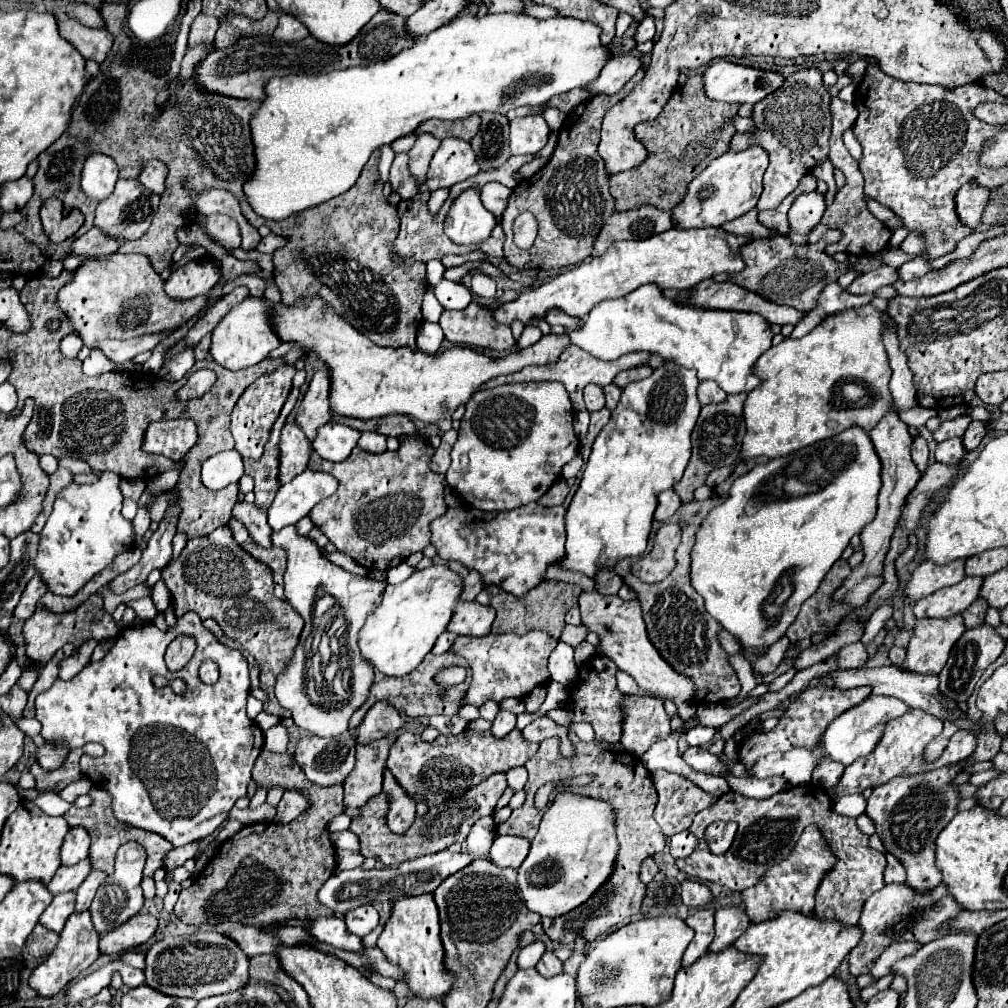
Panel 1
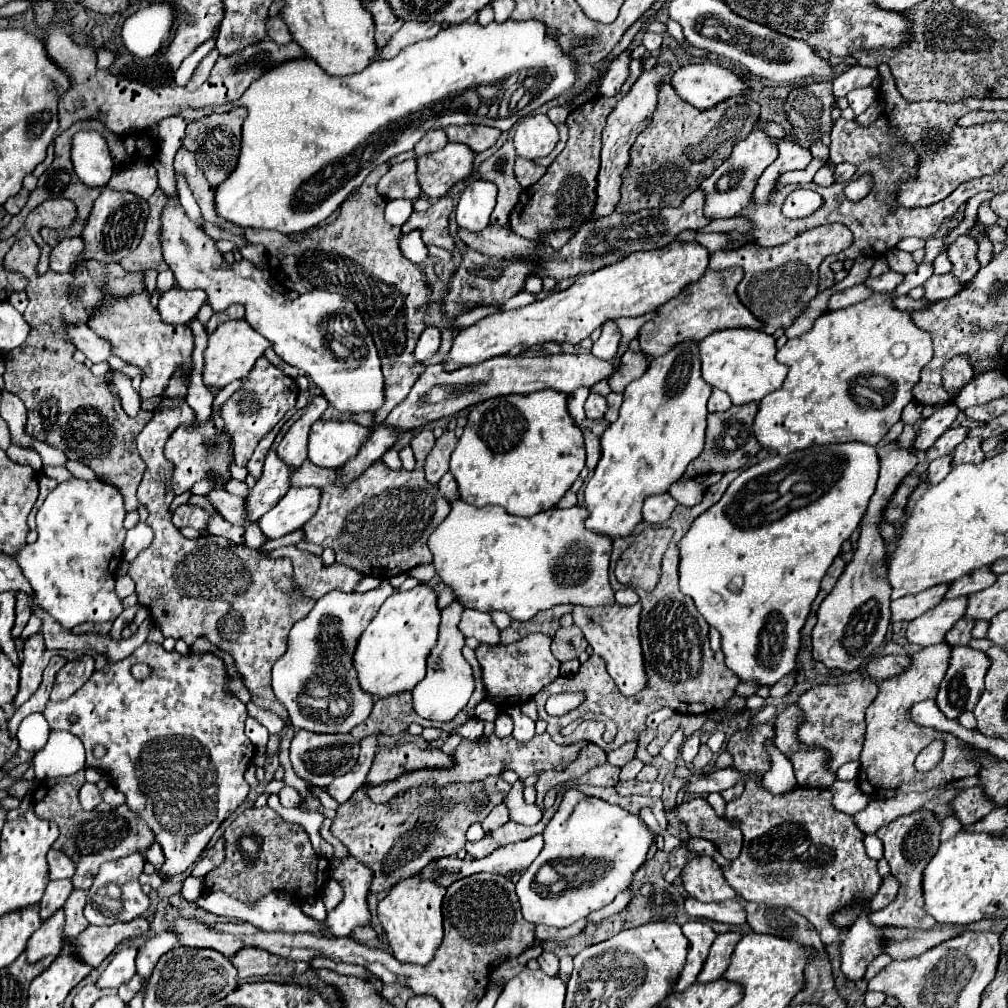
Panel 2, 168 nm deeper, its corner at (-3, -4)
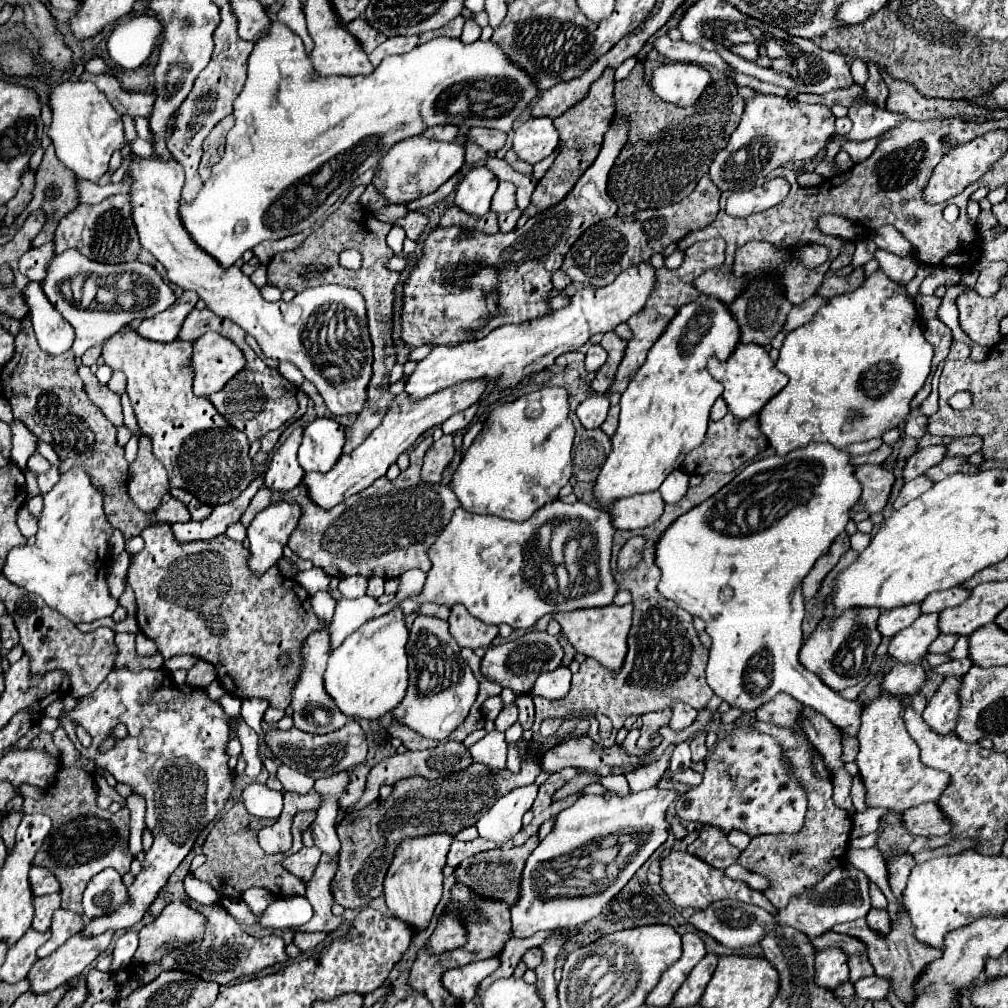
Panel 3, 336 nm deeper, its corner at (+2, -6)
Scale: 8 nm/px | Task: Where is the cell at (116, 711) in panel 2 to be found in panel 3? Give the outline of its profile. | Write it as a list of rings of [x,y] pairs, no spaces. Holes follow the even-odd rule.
[[[120,667],[92,695],[78,699],[78,705],[70,713],[62,713],[60,727],[66,729],[70,741],[86,759],[92,759],[98,767],[106,767],[118,783],[128,785],[132,793],[146,801],[146,829],[152,831],[154,843],[142,861],[142,871],[128,889],[130,901],[112,915],[92,919],[84,927],[84,933],[98,935],[106,929],[134,927],[168,877],[192,851],[202,829],[216,819],[234,791],[234,771],[228,767],[230,755],[226,753],[230,733],[234,731],[232,719],[208,697],[206,689],[192,687],[188,693],[178,689],[164,667],[136,673]],[[74,721],[90,733],[90,747],[82,747],[78,741]],[[118,723],[128,727],[128,735],[116,739],[112,749],[100,751],[100,745],[112,739],[112,729]]]

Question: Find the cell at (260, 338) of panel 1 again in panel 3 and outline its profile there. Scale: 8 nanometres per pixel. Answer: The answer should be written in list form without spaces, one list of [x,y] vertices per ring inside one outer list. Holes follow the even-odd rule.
[[[212,331],[194,341],[192,367],[196,371],[194,393],[210,397],[246,367],[246,359],[234,341]]]

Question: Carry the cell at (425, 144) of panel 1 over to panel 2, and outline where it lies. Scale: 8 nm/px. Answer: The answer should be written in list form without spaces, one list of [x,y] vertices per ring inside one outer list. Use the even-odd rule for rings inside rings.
[[[435,129],[435,131],[429,131],[423,135],[423,139],[415,145],[415,153],[421,155],[421,153],[431,153],[431,151],[437,151],[437,149],[443,149],[447,145],[447,135],[443,129]]]

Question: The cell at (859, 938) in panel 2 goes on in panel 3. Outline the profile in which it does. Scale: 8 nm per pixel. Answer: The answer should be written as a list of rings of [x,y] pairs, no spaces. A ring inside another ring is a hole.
[[[828,947],[816,953],[816,985],[834,991],[848,981],[848,953]]]

